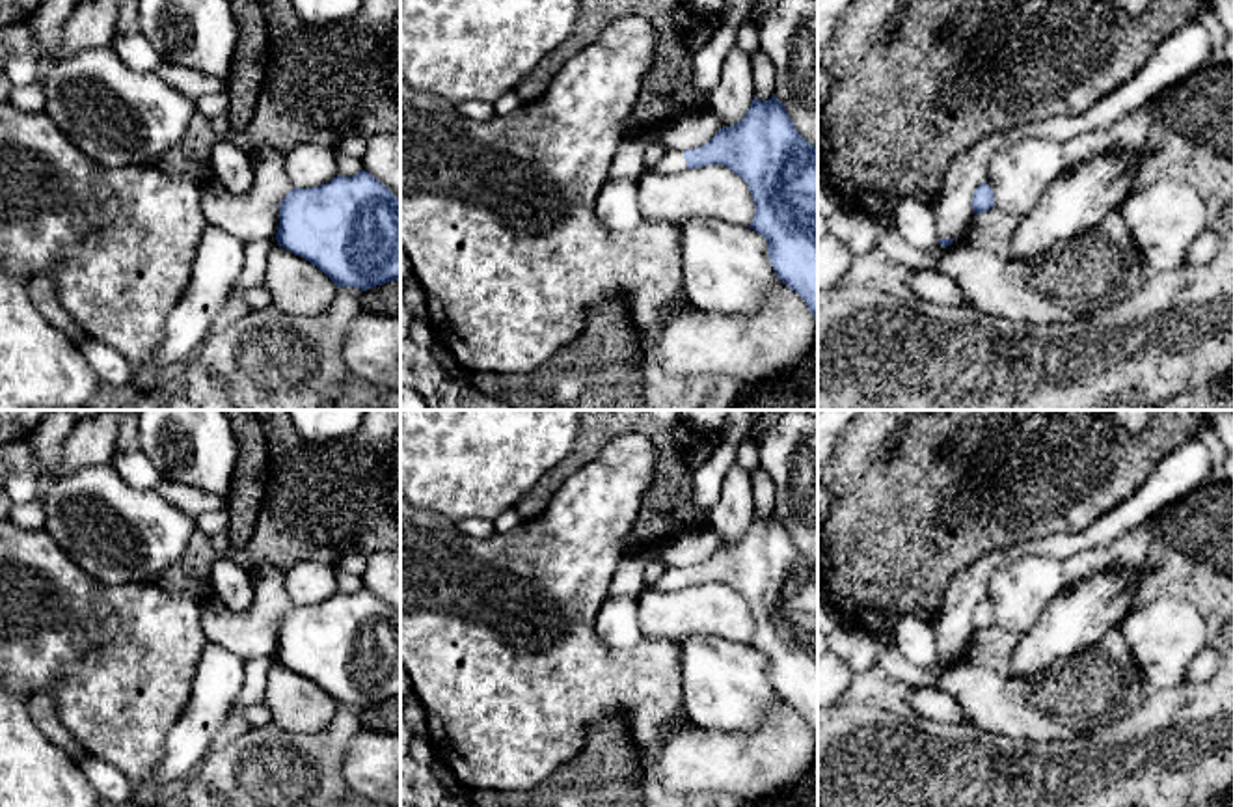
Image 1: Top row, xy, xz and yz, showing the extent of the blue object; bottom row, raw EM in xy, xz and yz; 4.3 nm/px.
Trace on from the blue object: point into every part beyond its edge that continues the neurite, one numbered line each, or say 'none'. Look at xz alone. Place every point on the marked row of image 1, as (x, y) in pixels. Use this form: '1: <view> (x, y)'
1: xz (673, 163)

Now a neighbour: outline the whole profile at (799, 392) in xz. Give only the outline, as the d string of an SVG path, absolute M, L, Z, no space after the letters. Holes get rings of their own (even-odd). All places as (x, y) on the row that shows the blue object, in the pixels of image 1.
M818 343L797 375L747 384L732 410L818 410Z

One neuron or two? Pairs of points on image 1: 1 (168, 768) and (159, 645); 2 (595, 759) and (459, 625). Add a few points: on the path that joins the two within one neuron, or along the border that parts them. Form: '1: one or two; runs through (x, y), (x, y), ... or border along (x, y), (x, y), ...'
1: two; border along (187, 699), (185, 711), (168, 733), (155, 781)
2: two; border along (611, 716), (596, 720), (583, 746), (548, 776)

